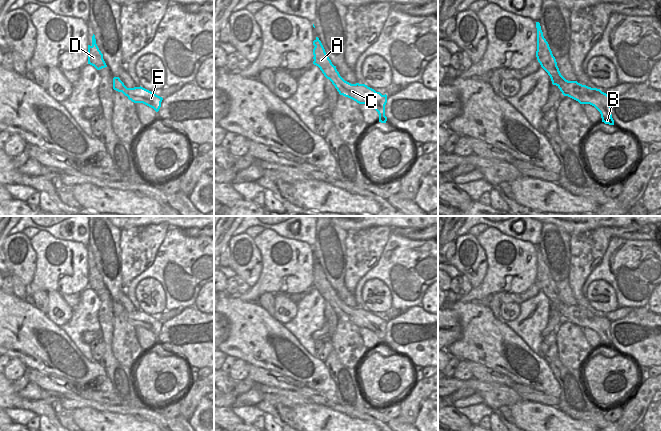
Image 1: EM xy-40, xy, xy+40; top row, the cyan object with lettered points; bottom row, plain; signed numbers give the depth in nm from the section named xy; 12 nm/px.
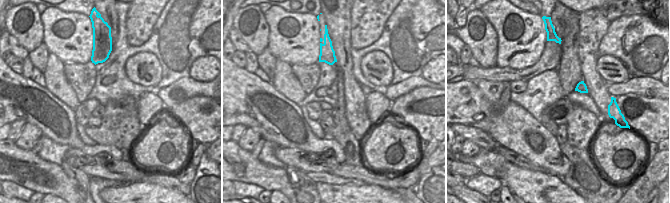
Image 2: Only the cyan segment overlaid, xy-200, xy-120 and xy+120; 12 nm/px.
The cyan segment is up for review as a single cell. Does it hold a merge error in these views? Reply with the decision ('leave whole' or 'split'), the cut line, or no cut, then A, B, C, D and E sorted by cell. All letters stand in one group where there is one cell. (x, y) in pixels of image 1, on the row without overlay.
split; cut xy (314, 279), (314, 284); groups A B C E / D

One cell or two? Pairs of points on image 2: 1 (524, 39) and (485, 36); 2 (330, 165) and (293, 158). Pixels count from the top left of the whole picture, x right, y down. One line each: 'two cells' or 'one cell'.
1: two cells
2: one cell

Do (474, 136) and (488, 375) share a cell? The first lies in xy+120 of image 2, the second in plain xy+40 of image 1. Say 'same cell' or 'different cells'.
same cell

